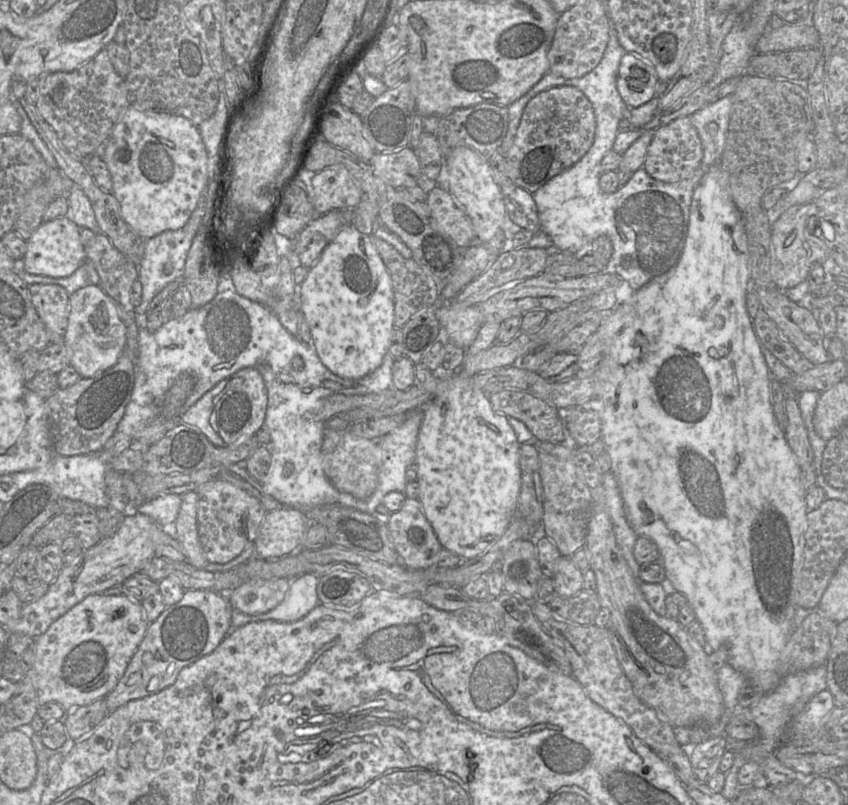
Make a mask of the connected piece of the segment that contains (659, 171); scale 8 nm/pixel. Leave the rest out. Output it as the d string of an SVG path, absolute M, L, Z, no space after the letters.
M680 117L655 130L642 167L656 180L676 183L693 176L701 165L703 156L701 140L690 118Z

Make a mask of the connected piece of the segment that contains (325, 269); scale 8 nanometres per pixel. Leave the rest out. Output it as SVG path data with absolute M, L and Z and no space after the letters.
M344 225L309 269L301 284L301 312L306 318L321 362L335 375L359 379L374 372L389 350L395 319L392 281L371 235Z

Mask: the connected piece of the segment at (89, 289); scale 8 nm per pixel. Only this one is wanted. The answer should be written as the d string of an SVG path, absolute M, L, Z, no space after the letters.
M87 284L69 295L69 317L64 344L70 365L82 378L90 378L116 364L126 345L126 327L112 299L100 285Z

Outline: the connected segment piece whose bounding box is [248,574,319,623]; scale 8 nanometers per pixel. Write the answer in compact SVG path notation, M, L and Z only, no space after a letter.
M314 574L301 575L292 580L291 586L288 589L284 600L274 609L257 615L248 615L249 617L257 617L257 620L274 620L278 622L290 623L305 617L318 603L317 585L319 577Z

